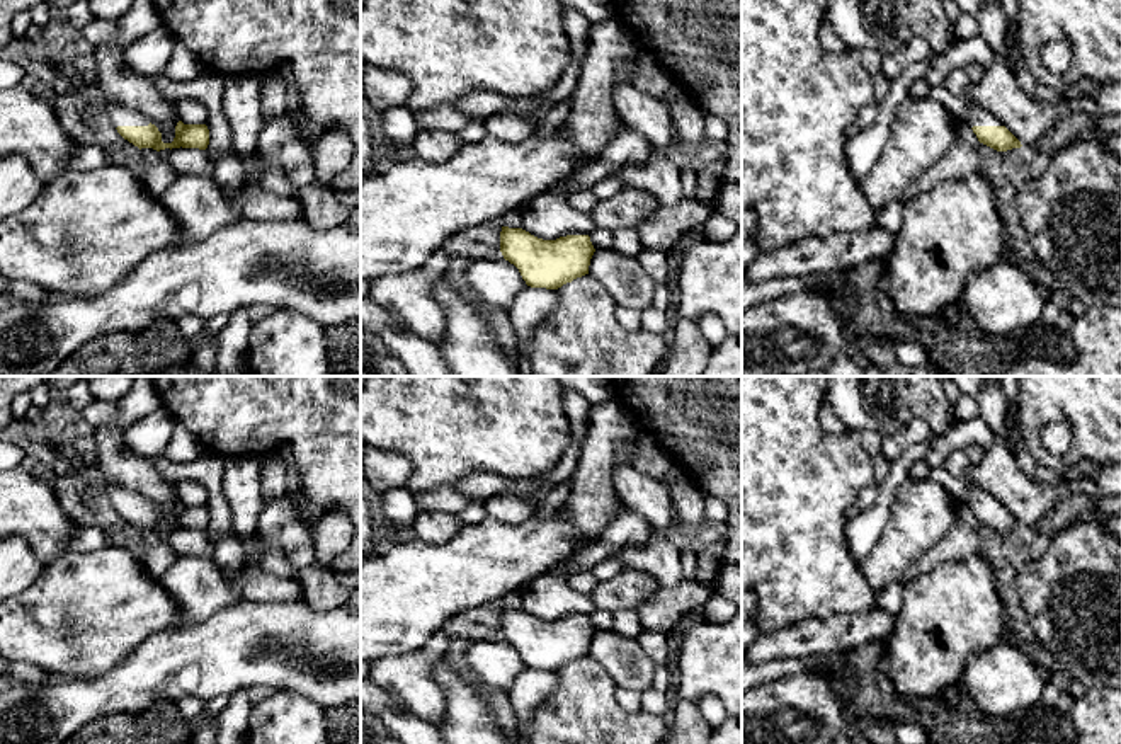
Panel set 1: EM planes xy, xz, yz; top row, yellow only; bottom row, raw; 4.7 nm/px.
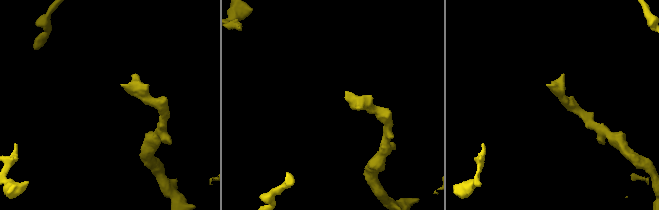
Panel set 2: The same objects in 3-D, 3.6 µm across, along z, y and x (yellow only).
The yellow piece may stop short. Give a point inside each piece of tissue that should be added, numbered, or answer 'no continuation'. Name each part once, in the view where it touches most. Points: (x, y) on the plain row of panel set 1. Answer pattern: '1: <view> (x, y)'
1: xy (119, 497)

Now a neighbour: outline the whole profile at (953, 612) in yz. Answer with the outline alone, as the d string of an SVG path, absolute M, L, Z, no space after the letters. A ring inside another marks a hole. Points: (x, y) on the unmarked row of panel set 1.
M980 552L939 564L903 591L881 671L898 695L934 698L961 683L971 655L1004 642L1010 625L992 562Z

